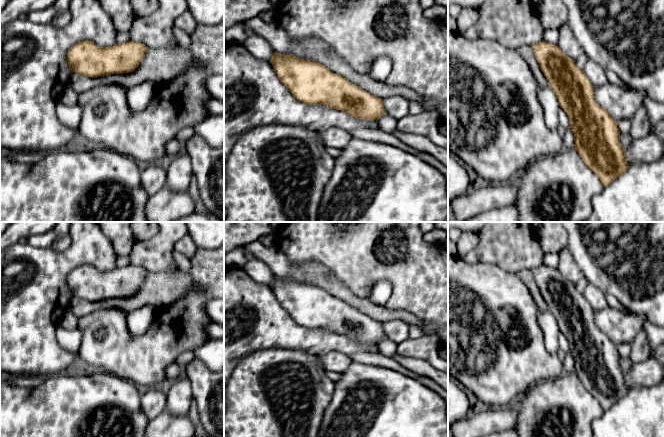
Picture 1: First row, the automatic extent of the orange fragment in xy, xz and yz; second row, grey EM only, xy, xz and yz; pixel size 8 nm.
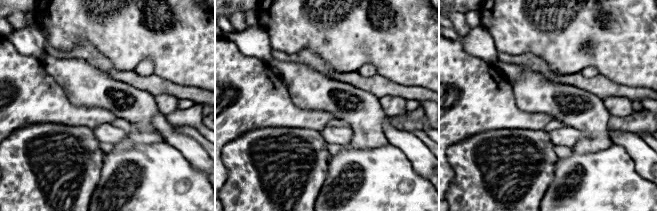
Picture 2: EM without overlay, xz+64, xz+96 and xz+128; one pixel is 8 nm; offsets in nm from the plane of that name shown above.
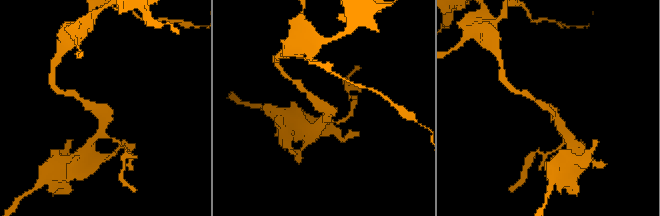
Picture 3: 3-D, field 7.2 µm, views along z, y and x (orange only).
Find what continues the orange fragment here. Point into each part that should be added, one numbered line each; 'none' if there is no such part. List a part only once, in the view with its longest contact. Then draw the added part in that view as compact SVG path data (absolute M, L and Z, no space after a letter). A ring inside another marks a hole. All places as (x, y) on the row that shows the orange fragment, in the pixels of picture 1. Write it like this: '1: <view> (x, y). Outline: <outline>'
none

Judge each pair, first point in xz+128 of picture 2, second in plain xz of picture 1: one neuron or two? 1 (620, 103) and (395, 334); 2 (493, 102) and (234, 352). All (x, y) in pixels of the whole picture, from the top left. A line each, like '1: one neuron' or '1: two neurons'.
1: one neuron
2: one neuron

